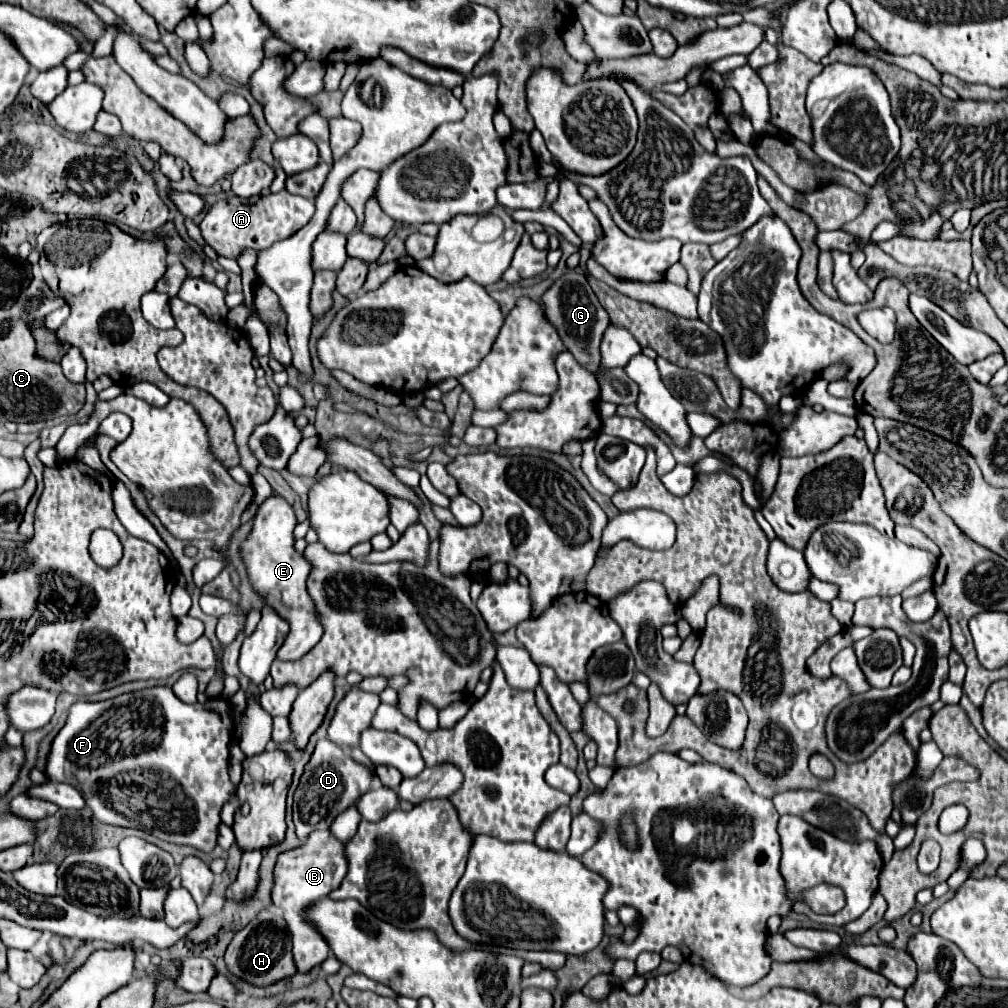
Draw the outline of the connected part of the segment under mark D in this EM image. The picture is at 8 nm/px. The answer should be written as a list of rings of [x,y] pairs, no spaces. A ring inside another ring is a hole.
[[[320,739],[294,795],[294,825],[298,839],[304,841],[312,831],[328,829],[342,811],[370,789],[370,781],[372,771],[368,767],[356,763],[350,755],[344,755],[336,743]]]

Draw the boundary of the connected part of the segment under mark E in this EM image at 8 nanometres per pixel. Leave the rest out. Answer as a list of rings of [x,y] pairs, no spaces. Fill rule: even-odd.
[[[268,497],[260,505],[254,519],[254,527],[242,545],[244,561],[254,589],[262,593],[266,597],[266,603],[272,603],[272,607],[290,623],[290,633],[278,651],[278,659],[284,661],[300,659],[324,635],[324,627],[318,619],[316,605],[312,603],[312,597],[308,597],[308,589],[306,589],[306,579],[312,567],[308,559],[304,559],[304,555],[294,549],[296,525],[298,521],[292,505],[288,505],[282,497]]]

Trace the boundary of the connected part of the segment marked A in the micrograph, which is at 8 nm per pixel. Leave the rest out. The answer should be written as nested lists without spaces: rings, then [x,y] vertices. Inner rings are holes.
[[[288,191],[256,195],[252,199],[228,197],[214,205],[210,205],[200,229],[210,247],[218,251],[222,257],[236,259],[242,249],[268,249],[272,243],[284,241],[296,231],[300,231],[314,215],[314,201],[298,195],[290,195]]]

